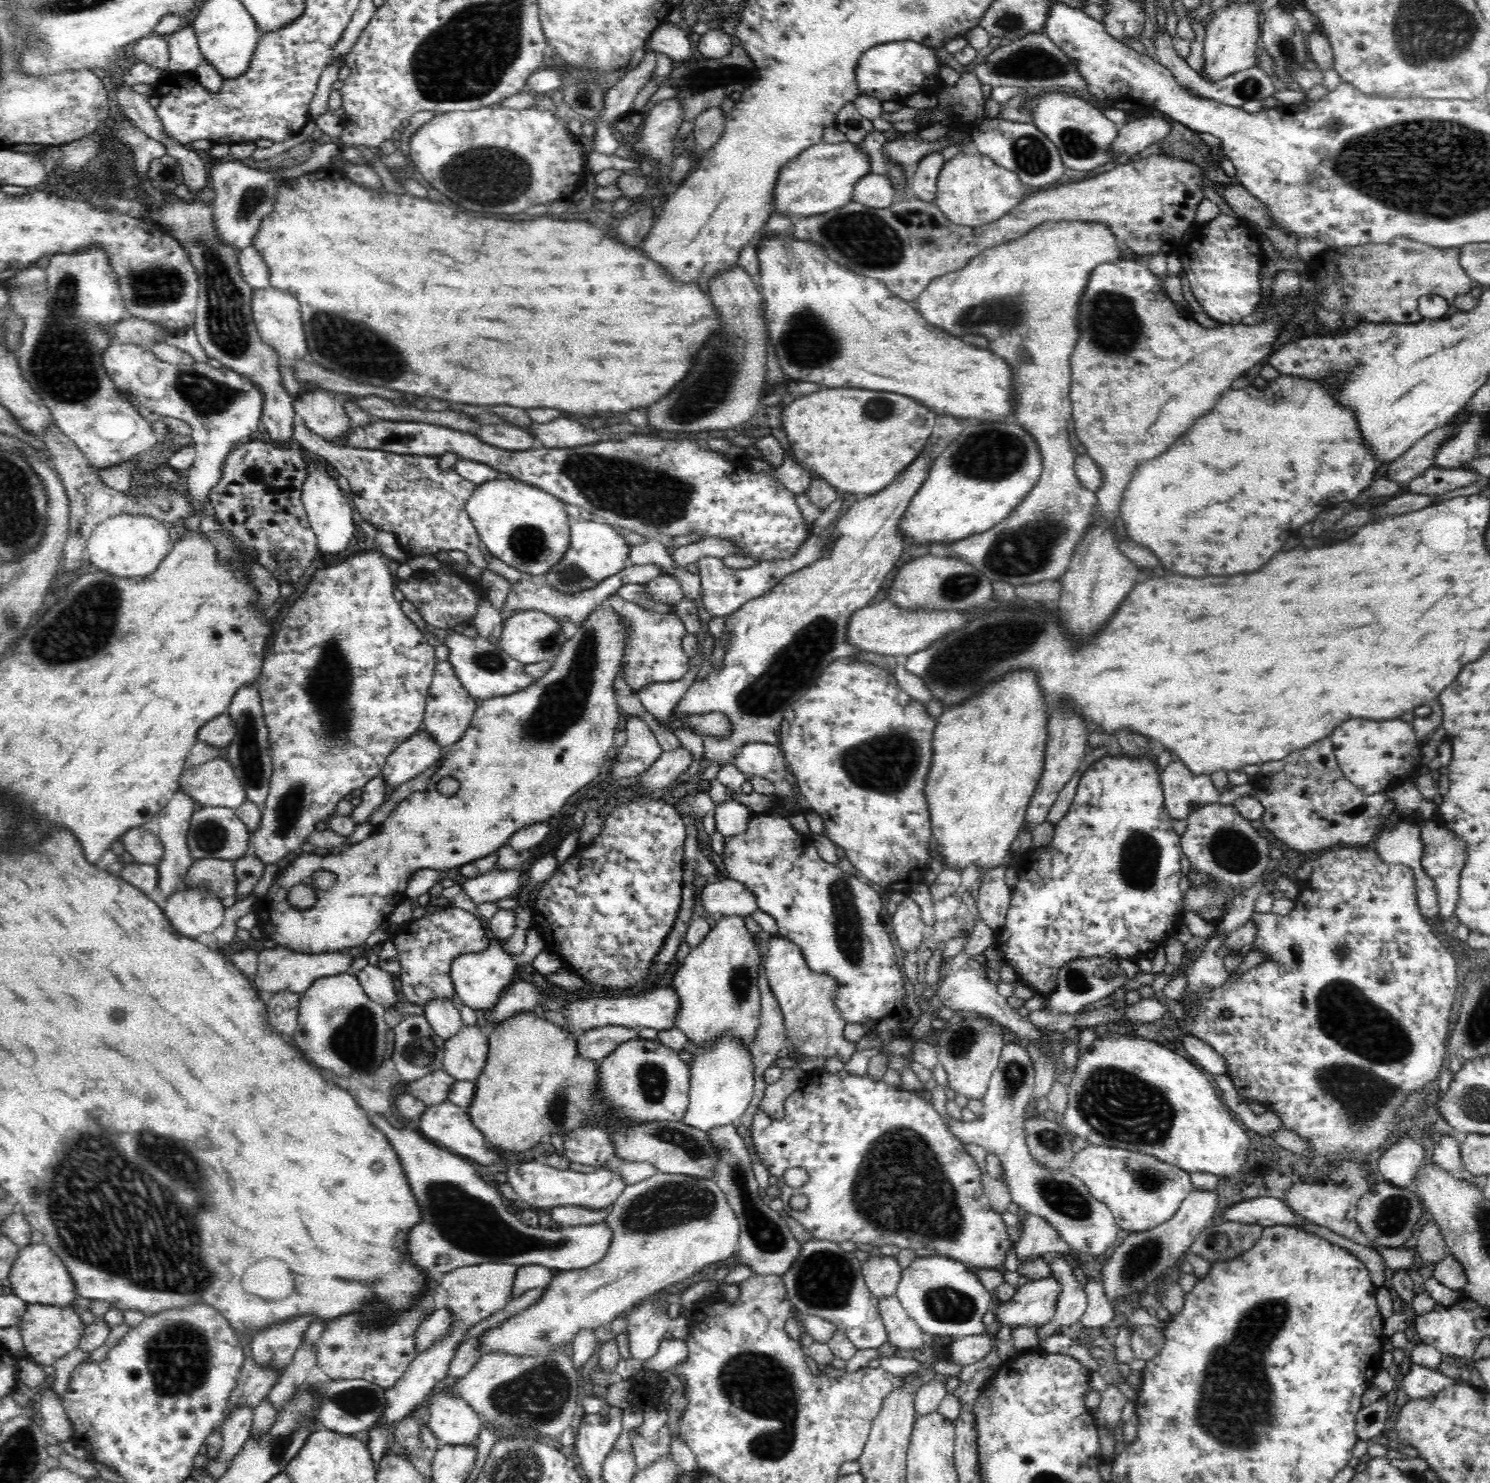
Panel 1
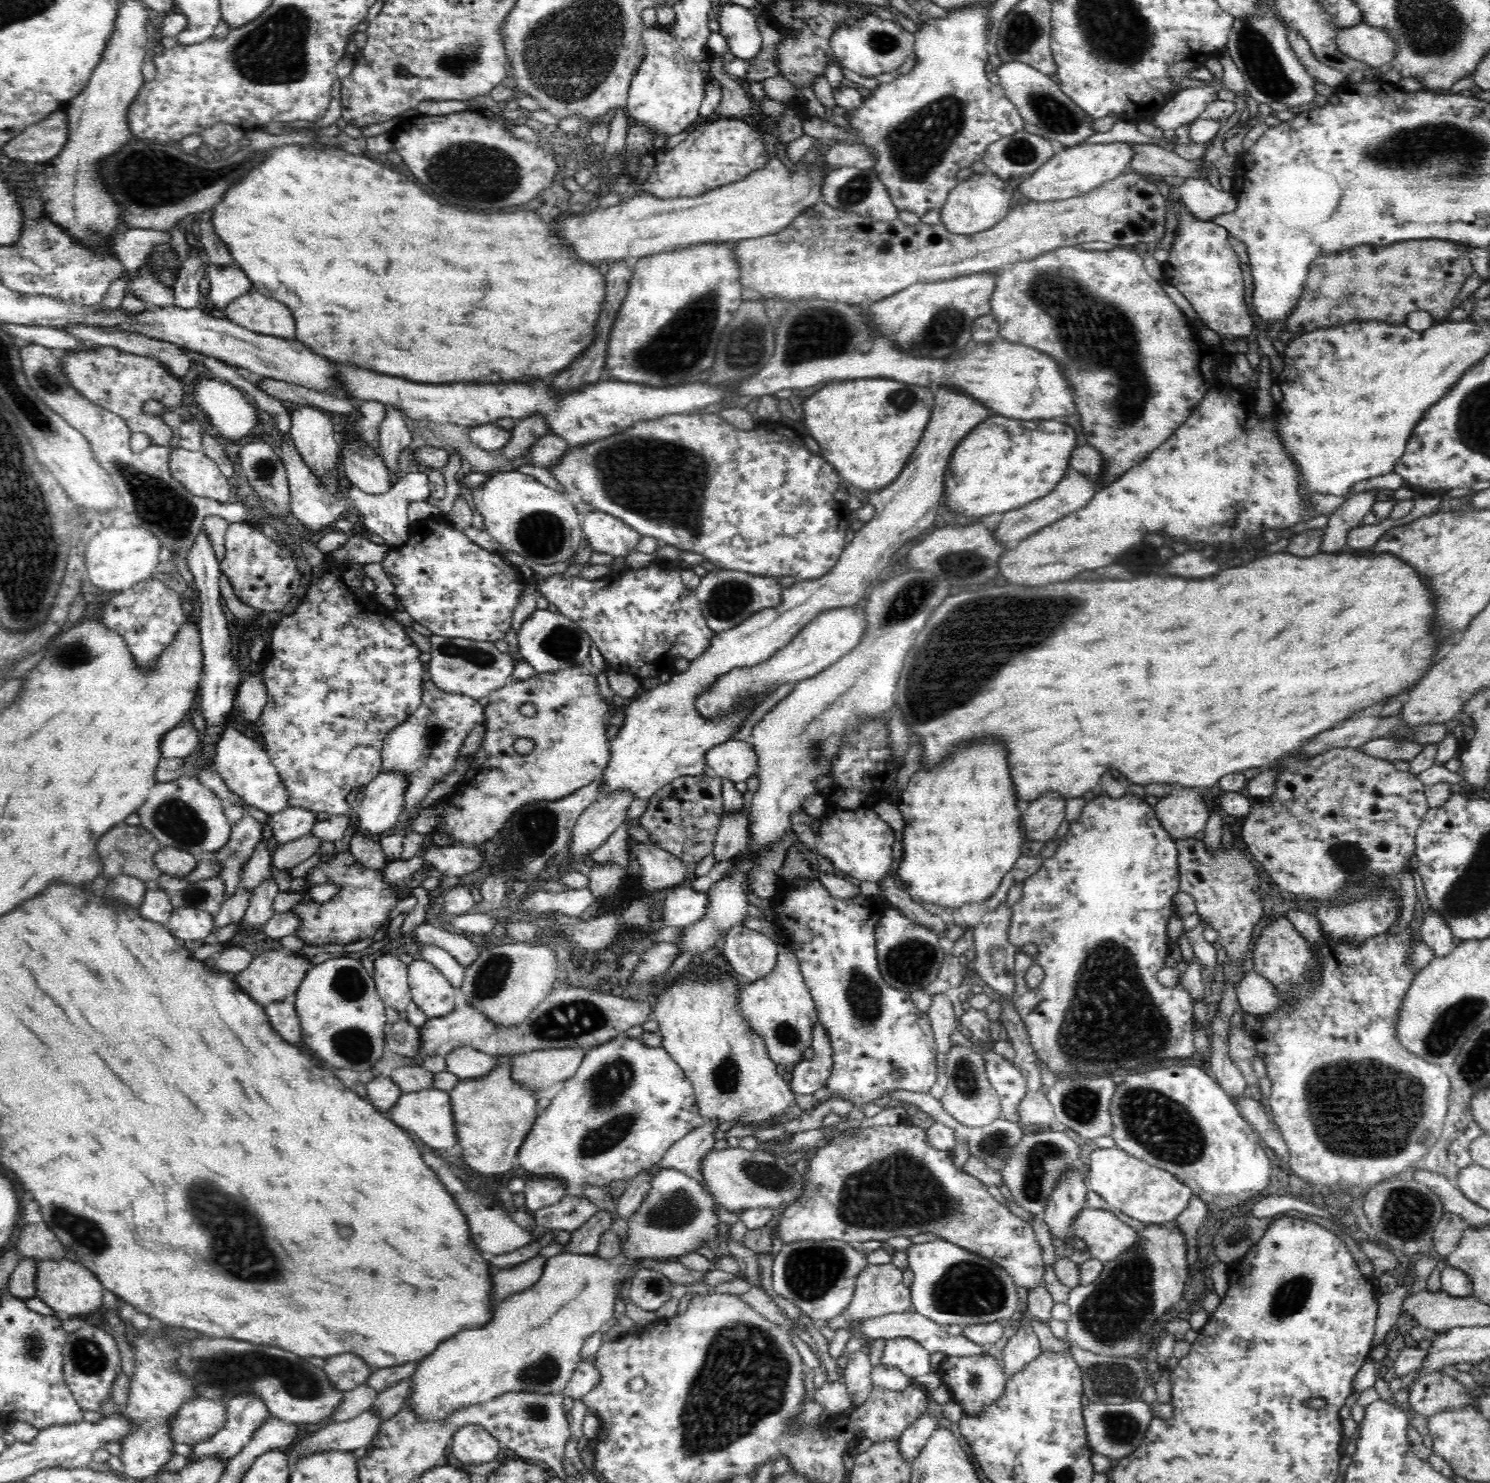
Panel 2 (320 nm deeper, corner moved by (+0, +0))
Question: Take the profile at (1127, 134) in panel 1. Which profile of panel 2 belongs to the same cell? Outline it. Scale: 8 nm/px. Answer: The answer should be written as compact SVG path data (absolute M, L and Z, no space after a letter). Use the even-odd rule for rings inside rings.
M1128 142L1084 143L1066 147L1057 154L1054 153L1052 158L1039 166L1028 178L1024 176L1024 181L1019 185L1020 194L1034 202L1066 200L1080 196L1124 174L1132 155L1131 143Z

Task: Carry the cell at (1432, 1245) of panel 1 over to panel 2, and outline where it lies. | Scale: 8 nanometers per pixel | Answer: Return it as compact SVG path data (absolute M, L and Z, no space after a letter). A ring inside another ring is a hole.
M1445 1212L1442 1220L1434 1228L1434 1251L1442 1258L1447 1258L1457 1250L1462 1234L1468 1227L1467 1222L1454 1213Z

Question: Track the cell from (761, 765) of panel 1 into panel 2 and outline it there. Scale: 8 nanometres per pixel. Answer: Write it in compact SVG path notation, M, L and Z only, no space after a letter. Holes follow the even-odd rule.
M728 739L714 746L705 754L706 765L716 771L720 779L747 782L750 776L756 776L758 760L752 743L747 740Z

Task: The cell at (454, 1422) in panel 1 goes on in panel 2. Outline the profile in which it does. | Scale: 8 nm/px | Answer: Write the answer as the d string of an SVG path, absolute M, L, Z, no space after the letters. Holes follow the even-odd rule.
M466 1424L452 1436L452 1452L461 1464L486 1464L500 1454L500 1441L480 1424Z

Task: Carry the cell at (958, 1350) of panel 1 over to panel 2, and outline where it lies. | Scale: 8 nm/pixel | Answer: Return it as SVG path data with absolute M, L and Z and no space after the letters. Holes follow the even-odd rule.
M987 1354L980 1356L950 1356L938 1367L937 1374L942 1384L948 1388L952 1399L961 1404L963 1414L980 1416L988 1404L1000 1399L1006 1393L1009 1376L1002 1371L1000 1360Z

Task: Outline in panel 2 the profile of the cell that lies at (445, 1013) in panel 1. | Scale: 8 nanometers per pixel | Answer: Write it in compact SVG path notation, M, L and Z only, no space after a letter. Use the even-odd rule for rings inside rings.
M414 959L407 965L411 1000L428 1018L446 1016L454 1007L454 987L433 965Z

